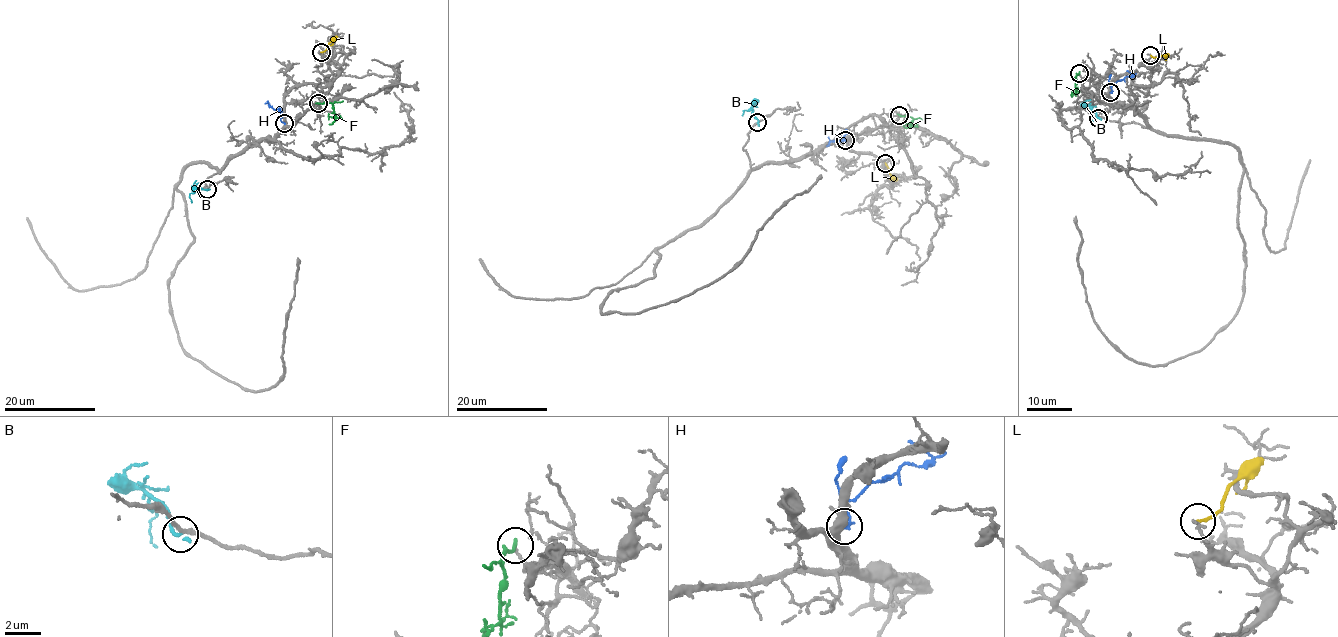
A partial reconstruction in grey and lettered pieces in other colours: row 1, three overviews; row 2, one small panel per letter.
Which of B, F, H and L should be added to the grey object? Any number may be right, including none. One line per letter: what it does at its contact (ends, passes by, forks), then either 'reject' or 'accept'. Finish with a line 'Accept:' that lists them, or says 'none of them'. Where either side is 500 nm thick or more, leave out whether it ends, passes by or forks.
B: it ends; reject
F: it ends; reject
H: it ends; reject
L: it ends; reject
Accept: none of them

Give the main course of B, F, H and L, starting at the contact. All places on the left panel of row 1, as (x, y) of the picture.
B: (207, 189), (199, 187), (190, 194), (192, 202)
F: (318, 103), (332, 104), (335, 115), (331, 117), (328, 113)
H: (285, 123), (279, 110), (264, 103)
L: (321, 53), (337, 36)

